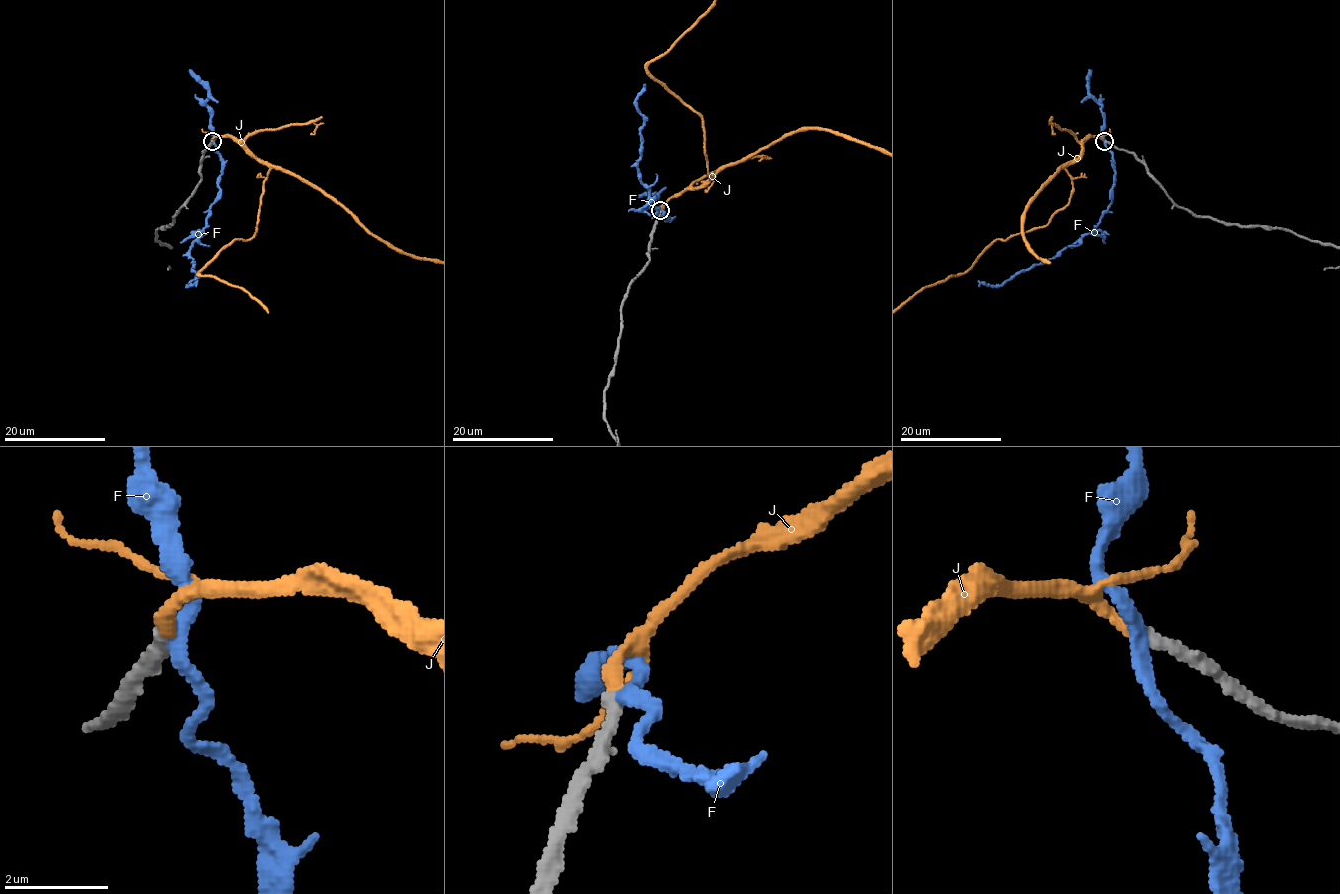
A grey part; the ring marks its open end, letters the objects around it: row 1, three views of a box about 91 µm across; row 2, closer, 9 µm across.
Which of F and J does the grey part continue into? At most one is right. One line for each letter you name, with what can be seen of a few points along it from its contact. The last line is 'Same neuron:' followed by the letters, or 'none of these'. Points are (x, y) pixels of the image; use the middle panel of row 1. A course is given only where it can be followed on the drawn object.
Same neuron: J

